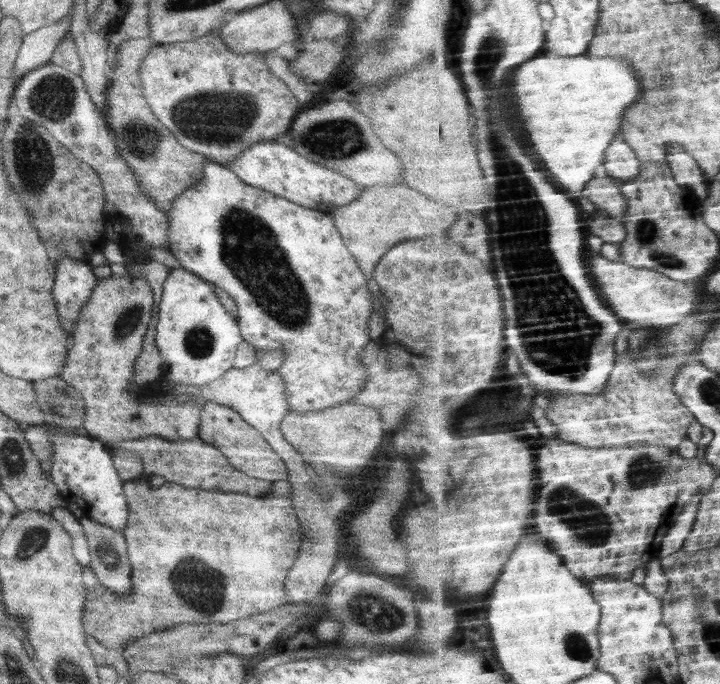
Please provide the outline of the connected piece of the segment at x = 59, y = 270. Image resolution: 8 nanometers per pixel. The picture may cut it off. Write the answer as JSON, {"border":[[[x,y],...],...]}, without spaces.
{"border":[[[62,256],[56,262],[52,296],[56,301],[62,329],[66,333],[74,333],[74,323],[78,319],[80,307],[90,301],[90,293],[96,281],[91,265],[82,260]]]}

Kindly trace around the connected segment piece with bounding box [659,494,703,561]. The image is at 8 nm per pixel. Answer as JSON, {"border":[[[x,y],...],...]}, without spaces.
{"border":[[[698,494],[688,504],[688,508],[684,508],[684,514],[678,518],[678,522],[668,530],[668,536],[664,538],[664,544],[662,544],[662,550],[659,553],[661,561],[682,549],[697,519],[699,504],[702,498],[701,494]]]}

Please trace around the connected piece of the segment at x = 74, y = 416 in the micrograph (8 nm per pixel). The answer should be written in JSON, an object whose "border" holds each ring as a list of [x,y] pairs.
{"border":[[[52,376],[33,382],[36,401],[45,414],[44,424],[58,425],[64,429],[84,428],[84,400],[82,394],[68,386],[64,378]]]}

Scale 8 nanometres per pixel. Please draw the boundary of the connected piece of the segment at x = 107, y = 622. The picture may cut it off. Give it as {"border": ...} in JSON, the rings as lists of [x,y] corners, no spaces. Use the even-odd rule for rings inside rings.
{"border":[[[156,475],[150,481],[144,478],[136,478],[131,481],[124,481],[124,496],[126,497],[127,505],[129,506],[128,524],[124,528],[123,535],[125,536],[128,559],[131,563],[133,580],[133,590],[128,594],[128,597],[115,597],[115,595],[104,589],[94,577],[94,574],[87,567],[83,570],[82,579],[85,582],[85,599],[84,615],[83,615],[83,630],[100,641],[102,645],[108,649],[114,649],[124,652],[130,644],[136,639],[144,637],[154,632],[162,631],[180,623],[188,624],[210,624],[220,623],[227,624],[235,622],[242,618],[249,618],[254,614],[264,613],[269,610],[274,610],[280,605],[286,605],[288,602],[283,590],[283,583],[288,575],[288,570],[292,568],[297,558],[297,552],[300,550],[300,537],[302,531],[300,522],[296,518],[295,507],[292,506],[292,501],[288,497],[260,497],[254,498],[245,494],[226,493],[211,488],[200,488],[199,486],[186,487],[173,482],[168,482],[163,476]]]}

